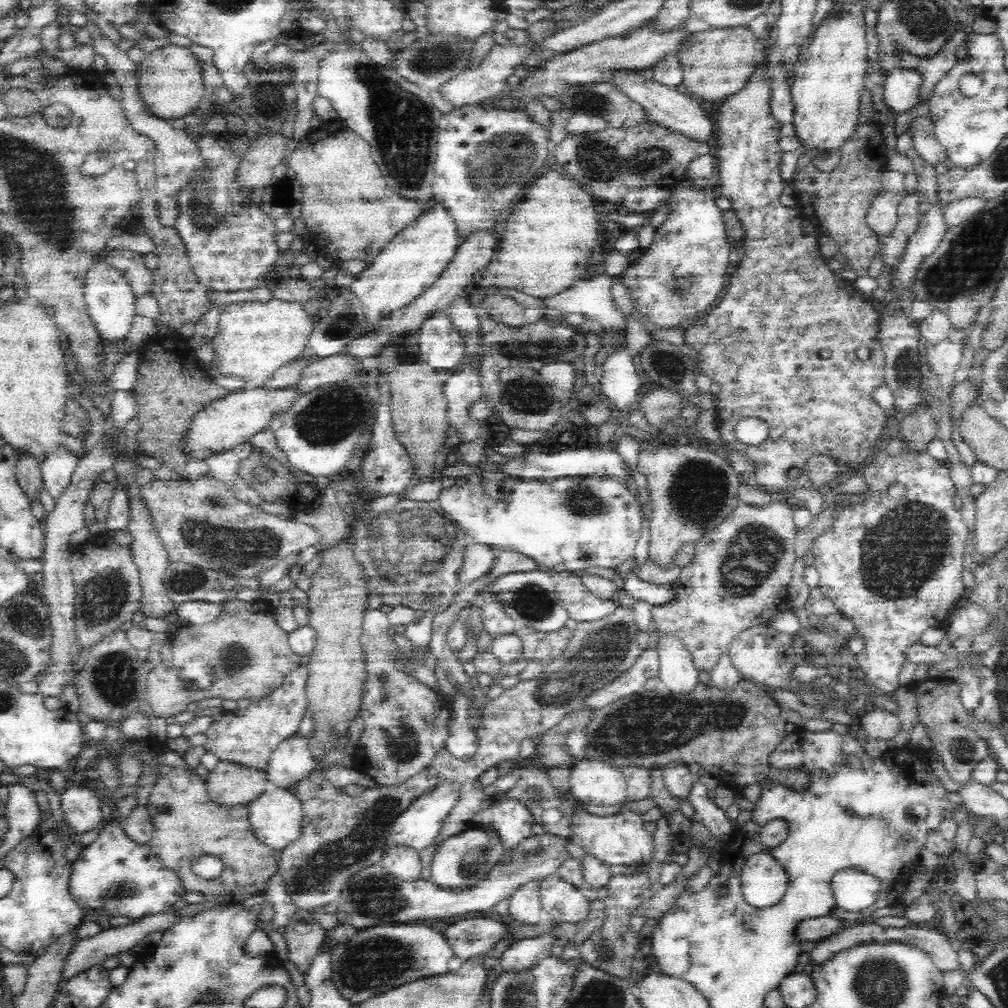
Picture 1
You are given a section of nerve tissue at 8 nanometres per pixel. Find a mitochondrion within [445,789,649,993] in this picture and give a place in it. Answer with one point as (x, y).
(606, 950)

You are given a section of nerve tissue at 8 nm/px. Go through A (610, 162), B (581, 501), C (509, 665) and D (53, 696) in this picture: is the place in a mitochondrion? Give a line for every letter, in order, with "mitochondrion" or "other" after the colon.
A: mitochondrion
B: mitochondrion
C: other
D: other

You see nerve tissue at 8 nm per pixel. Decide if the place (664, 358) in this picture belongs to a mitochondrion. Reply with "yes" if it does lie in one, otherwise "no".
yes

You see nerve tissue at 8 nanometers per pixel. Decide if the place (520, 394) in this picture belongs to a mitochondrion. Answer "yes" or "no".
yes

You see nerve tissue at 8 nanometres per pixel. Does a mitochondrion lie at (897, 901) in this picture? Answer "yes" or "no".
no

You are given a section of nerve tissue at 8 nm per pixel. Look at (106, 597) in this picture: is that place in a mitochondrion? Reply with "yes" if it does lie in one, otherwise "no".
yes

